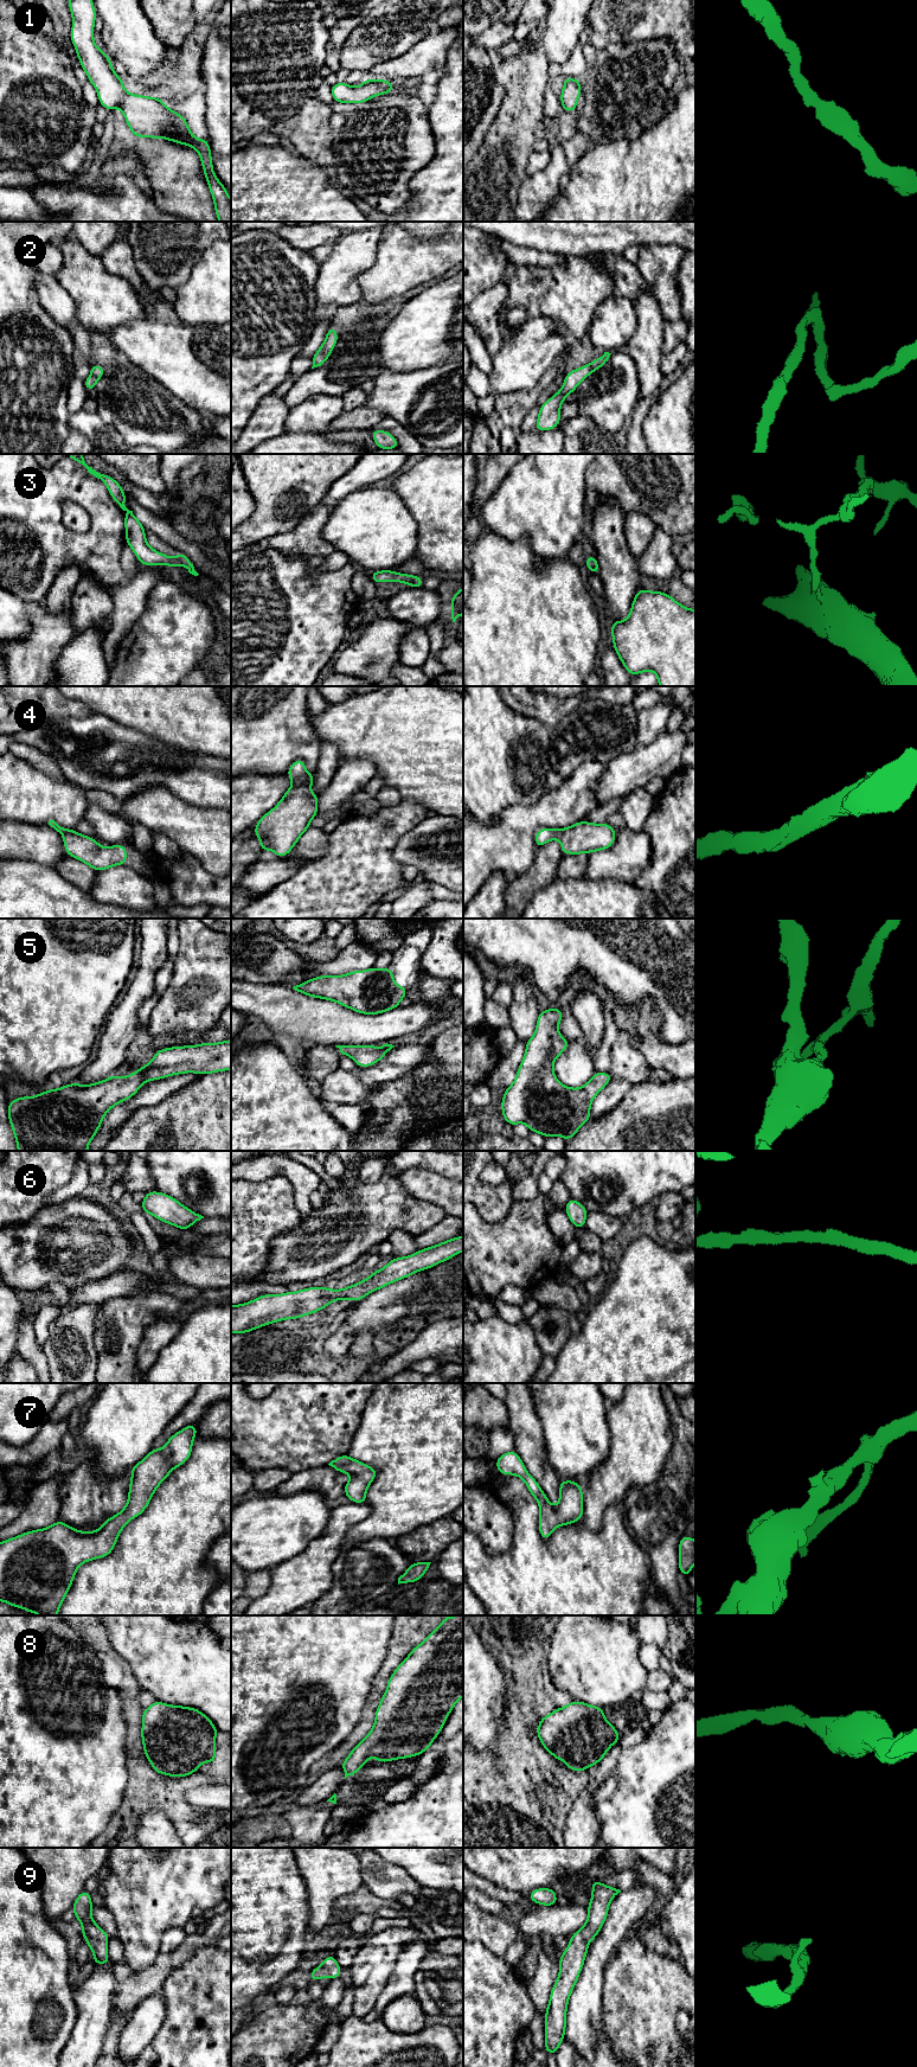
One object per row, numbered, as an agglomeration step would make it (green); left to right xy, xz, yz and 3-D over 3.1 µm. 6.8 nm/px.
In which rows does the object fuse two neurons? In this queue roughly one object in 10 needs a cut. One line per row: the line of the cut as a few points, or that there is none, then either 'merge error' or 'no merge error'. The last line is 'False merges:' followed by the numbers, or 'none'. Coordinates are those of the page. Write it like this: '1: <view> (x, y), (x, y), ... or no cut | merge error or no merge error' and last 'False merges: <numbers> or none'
1: no cut | no merge error
2: no cut | no merge error
3: no cut | no merge error
4: no cut | no merge error
5: no cut | no merge error
6: no cut | no merge error
7: no cut | no merge error
8: no cut | no merge error
9: no cut | no merge error
False merges: none

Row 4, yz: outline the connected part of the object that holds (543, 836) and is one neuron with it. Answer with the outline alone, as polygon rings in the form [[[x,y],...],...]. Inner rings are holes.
[[[578,821],[560,828],[540,828],[536,832],[536,847],[539,849],[552,839],[558,839],[563,855],[591,853],[609,849],[616,840],[616,832],[609,824]]]

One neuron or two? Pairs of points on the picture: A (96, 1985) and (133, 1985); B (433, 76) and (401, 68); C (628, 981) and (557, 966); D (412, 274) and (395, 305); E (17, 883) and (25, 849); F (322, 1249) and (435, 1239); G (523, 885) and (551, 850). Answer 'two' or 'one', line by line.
A: two
B: two
C: one
D: two
E: two
F: two
G: one

